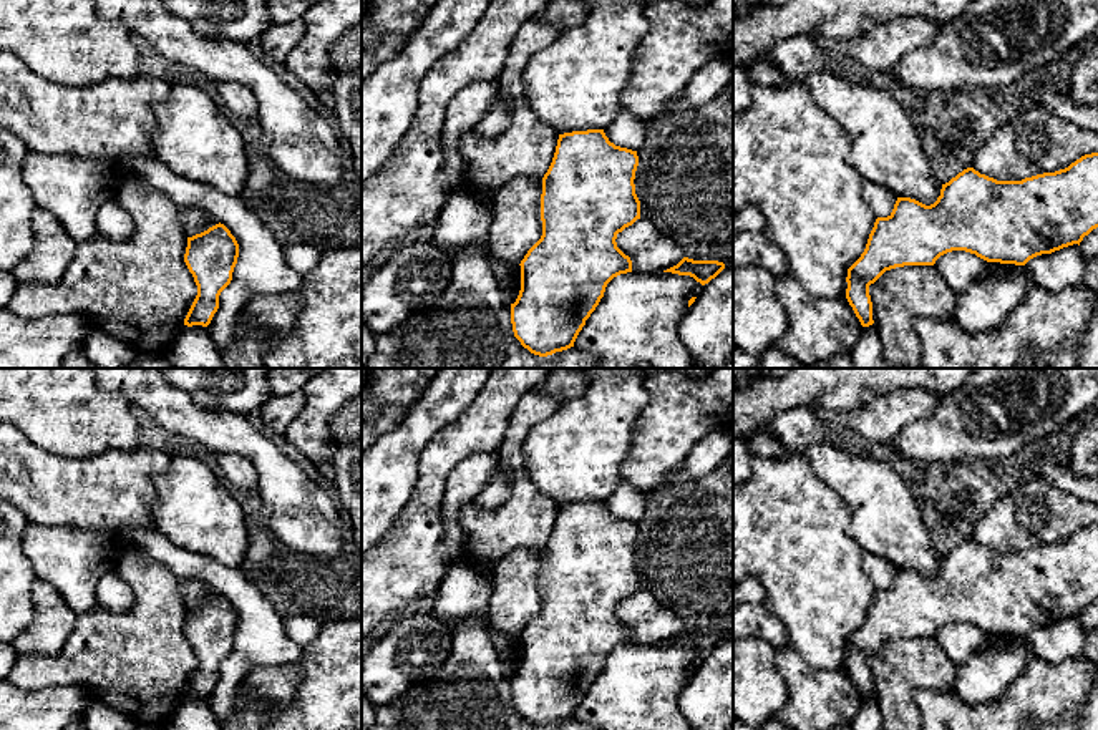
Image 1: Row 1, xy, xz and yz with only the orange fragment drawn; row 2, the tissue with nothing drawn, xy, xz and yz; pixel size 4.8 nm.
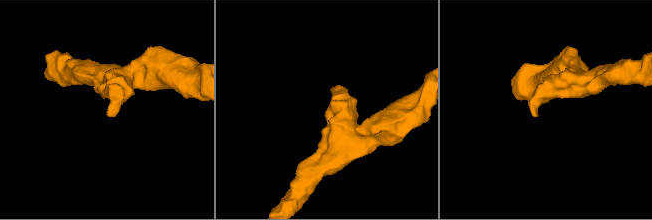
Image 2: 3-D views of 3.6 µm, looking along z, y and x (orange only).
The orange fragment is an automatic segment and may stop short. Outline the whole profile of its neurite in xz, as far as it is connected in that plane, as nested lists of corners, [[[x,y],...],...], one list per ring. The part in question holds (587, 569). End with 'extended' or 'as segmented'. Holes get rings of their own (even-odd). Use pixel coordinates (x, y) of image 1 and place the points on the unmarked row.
[[[604,501],[559,506],[542,549],[542,607],[521,632],[521,662],[511,675],[514,708],[539,728],[574,718],[585,692],[604,669],[607,655],[632,644],[632,632],[617,619],[617,606],[640,591],[635,566],[637,523],[615,518]]]; as segmented

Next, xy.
[[[224,596],[187,609],[184,634],[197,657],[197,667],[184,697],[207,698],[219,680],[219,667],[231,655],[239,616]]]; as segmented

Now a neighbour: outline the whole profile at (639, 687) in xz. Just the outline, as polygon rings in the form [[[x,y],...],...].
[[[672,644],[614,649],[595,682],[585,692],[574,718],[595,730],[692,730],[678,698],[688,684],[688,672],[698,669],[703,657],[690,647]]]

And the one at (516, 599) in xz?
[[[531,549],[511,551],[494,564],[489,620],[496,630],[519,637],[541,611],[541,566],[542,551]]]

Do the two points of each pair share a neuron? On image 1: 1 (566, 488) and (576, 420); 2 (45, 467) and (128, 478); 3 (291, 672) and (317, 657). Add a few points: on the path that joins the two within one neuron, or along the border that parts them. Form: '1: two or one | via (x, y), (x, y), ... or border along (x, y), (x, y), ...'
1: one | via (566, 472), (569, 460), (576, 453), (576, 437)
2: one | via (65, 478), (108, 478)
3: two | border along (301, 662), (301, 682), (286, 704)

